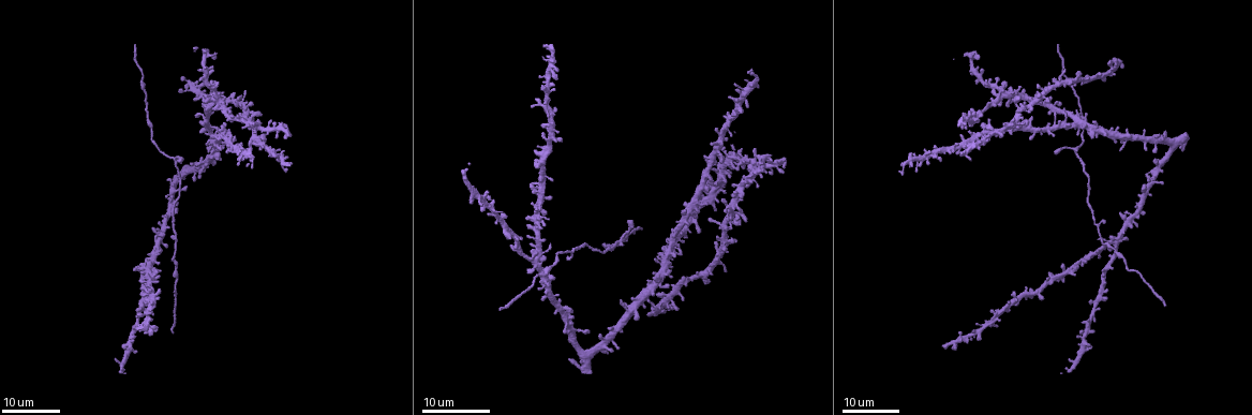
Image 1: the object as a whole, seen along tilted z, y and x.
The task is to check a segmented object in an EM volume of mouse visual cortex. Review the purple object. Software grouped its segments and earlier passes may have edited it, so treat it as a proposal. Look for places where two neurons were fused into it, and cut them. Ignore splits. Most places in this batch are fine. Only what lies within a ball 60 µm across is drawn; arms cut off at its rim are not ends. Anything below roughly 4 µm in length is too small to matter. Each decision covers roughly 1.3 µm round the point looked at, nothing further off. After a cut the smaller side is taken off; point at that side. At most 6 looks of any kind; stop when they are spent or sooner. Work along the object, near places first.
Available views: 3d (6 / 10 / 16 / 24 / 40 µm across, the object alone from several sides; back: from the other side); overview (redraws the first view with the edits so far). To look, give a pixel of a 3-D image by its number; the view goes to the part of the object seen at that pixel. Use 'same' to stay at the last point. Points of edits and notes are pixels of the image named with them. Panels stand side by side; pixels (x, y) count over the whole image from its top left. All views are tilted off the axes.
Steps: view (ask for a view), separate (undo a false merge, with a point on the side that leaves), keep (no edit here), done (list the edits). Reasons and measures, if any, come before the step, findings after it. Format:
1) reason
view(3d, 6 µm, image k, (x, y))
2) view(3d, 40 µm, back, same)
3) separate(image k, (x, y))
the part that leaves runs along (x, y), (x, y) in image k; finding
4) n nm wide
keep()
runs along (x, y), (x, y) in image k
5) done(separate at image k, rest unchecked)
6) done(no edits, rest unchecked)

view(3d, 16 µm, image 1, (174, 259))

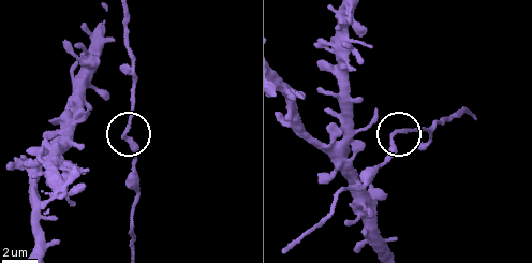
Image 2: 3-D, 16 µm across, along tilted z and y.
closer look
view(3d, 10 µm, image 2, (400, 132))

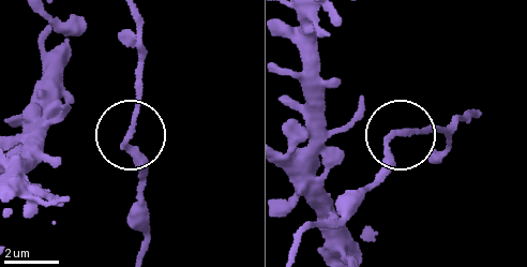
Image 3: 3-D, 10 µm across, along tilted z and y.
190 nm wide
keep()
all the same neuron

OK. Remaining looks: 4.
two arms in line, one across
view(3d, 24 µm, image 1, (673, 248))

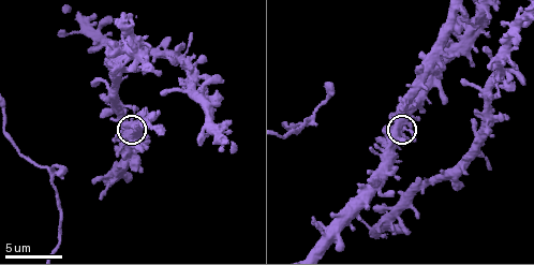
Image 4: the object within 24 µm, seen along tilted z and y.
view(3d, 10 µm, image 4, (402, 134))

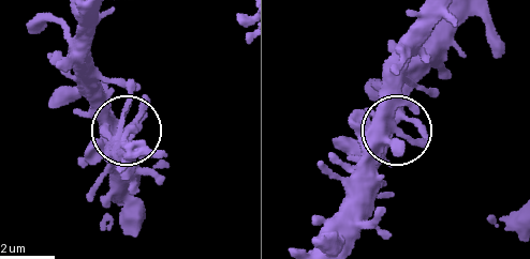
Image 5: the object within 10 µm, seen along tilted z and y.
3 arms
keep()
continuous, no second neuron

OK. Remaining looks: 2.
view(3d, 6 µm, image 4, (137, 53))

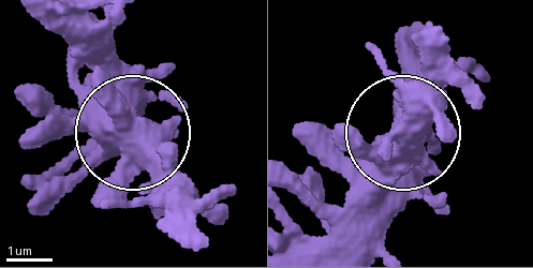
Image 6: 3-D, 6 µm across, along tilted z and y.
4 arms
keep()
one neuron here

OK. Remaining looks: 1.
done(no edits, rest unchecked)

